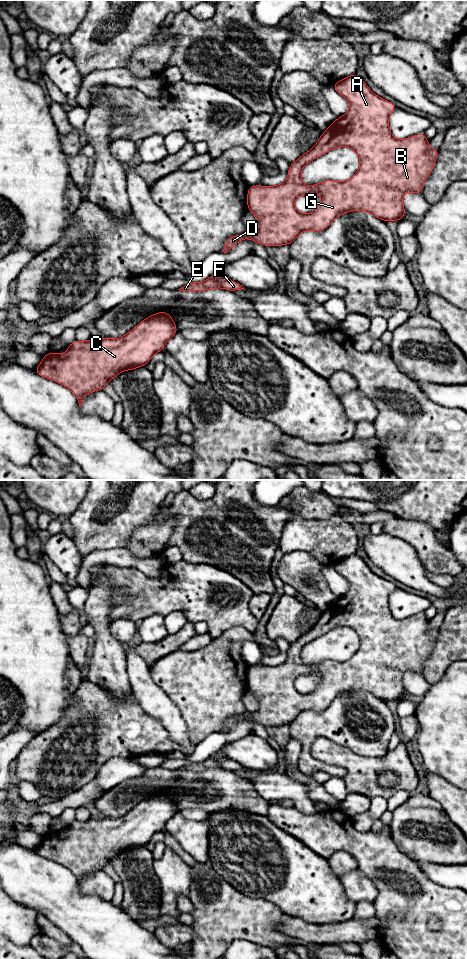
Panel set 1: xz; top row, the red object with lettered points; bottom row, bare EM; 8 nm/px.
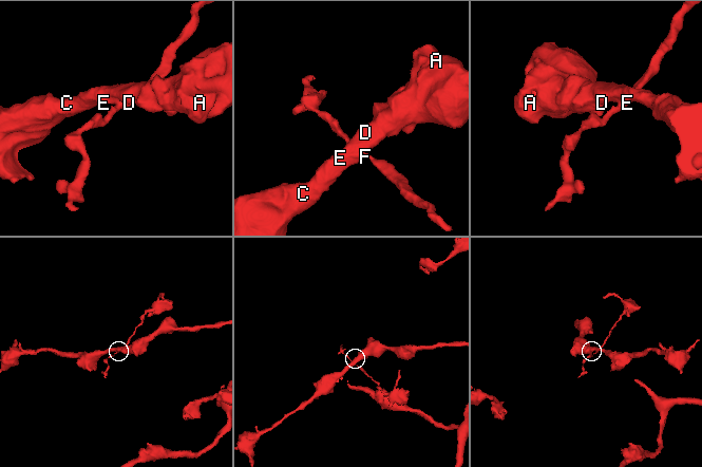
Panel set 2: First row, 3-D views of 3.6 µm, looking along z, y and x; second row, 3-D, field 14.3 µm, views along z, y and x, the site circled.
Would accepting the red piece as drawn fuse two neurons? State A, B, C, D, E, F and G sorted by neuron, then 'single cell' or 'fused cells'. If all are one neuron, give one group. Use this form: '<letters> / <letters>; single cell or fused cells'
A B C D E G / F; fused cells

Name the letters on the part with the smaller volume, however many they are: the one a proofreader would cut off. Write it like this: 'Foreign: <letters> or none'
Foreign: F

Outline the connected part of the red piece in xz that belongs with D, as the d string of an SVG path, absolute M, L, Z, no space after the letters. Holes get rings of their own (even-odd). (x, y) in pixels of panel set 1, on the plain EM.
M356 554L350 555L332 565L350 584L347 593L337 598L317 623L302 634L288 649L287 659L276 666L248 666L247 688L258 702L258 709L230 716L225 721L222 732L228 733L238 722L251 719L255 723L268 726L290 725L304 711L324 711L339 695L350 691L365 691L387 701L400 701L407 693L402 678L405 673L422 675L425 660L429 657L437 640L439 628L430 629L429 620L424 613L406 619L396 619L389 608L389 596L396 586L374 574L363 559ZM338 627L349 627L359 636L360 647L346 661L325 660L318 664L305 666L302 662L302 648ZM319 673L321 681L316 689L302 694L295 688L295 680L301 675Z

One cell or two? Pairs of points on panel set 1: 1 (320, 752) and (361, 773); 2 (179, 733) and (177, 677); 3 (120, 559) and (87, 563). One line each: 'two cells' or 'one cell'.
1: one cell
2: two cells
3: one cell

